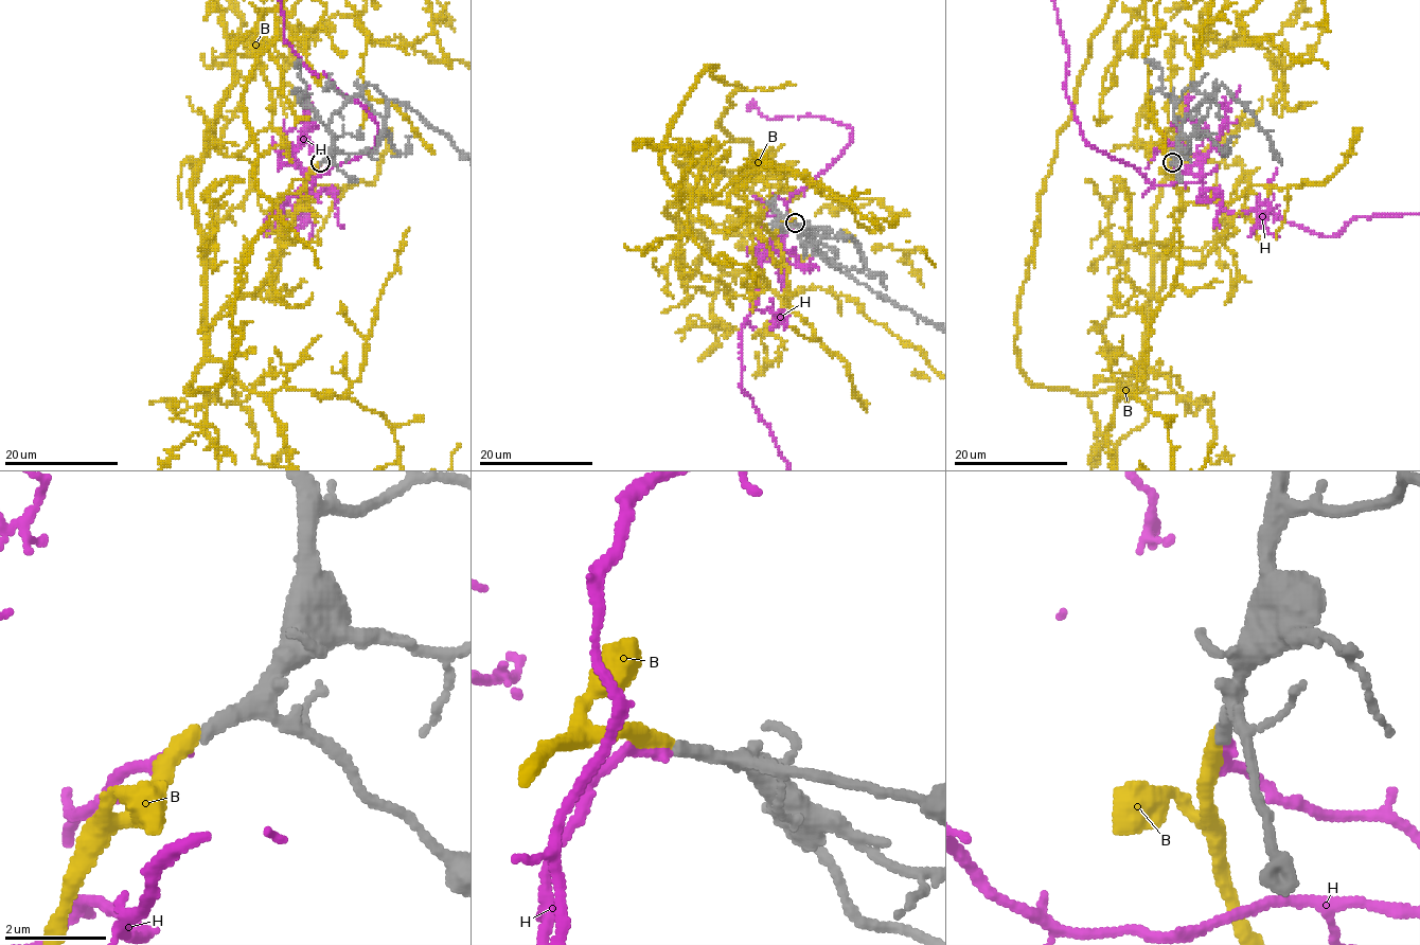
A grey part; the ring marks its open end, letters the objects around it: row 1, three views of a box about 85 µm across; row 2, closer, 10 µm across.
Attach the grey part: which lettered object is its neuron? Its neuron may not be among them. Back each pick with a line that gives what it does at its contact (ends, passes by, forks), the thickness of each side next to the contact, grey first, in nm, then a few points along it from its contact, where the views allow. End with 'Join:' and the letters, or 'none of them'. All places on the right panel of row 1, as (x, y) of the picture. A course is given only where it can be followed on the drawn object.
B: it ends | 320/360 nm
Join: B

